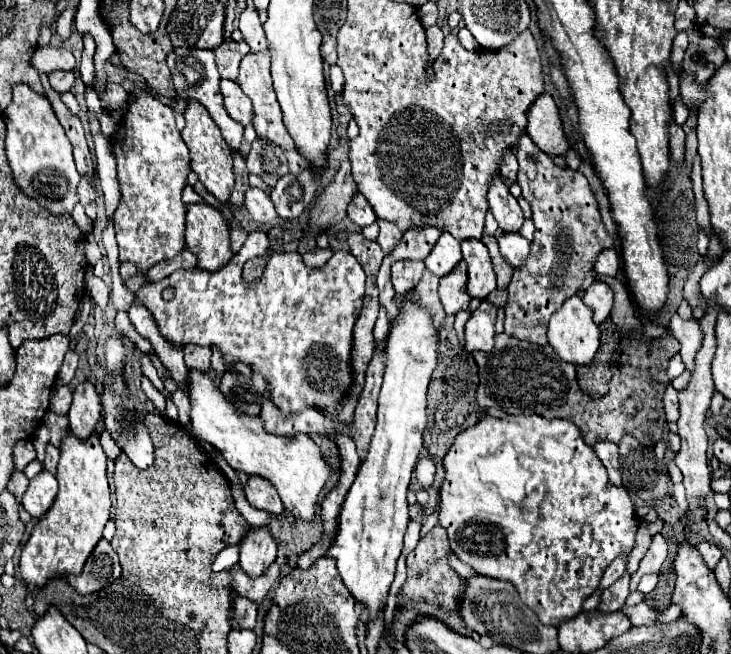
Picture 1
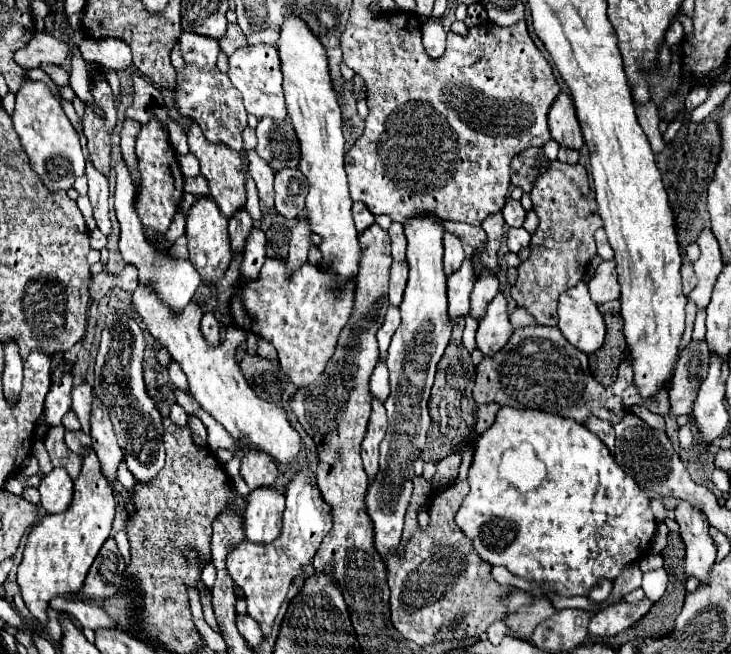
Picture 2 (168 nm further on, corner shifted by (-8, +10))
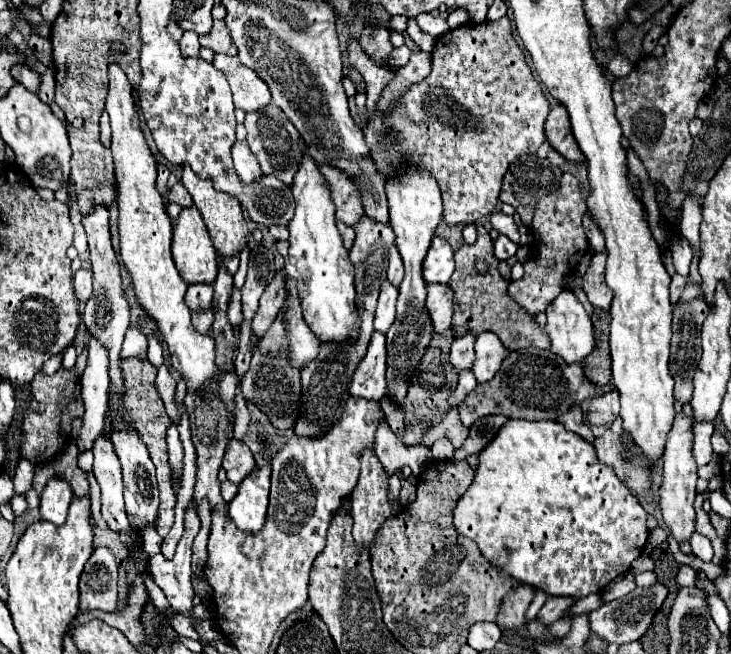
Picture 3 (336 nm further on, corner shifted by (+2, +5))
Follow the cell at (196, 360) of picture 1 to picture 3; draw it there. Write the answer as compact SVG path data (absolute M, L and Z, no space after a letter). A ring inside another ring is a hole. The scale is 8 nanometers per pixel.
M196 310L192 312L192 324L200 334L206 334L212 326L212 318L214 314L210 314L210 310Z

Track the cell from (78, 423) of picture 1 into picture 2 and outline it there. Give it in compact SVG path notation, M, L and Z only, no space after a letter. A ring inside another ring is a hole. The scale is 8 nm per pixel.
M94 399L92 411L90 411L90 439L92 439L92 447L98 455L98 459L102 463L102 471L110 483L116 479L118 463L122 459L122 451L120 451L112 431L114 429L110 423L110 415L106 413L104 405L100 405L100 401Z

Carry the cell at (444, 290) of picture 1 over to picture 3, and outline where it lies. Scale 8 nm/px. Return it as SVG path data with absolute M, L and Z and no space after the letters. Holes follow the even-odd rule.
M430 284L426 294L426 308L434 326L436 334L442 334L450 328L452 322L452 292L450 286L444 284Z

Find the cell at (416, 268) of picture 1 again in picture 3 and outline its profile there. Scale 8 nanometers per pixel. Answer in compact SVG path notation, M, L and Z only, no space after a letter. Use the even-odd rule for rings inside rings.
M386 280L380 286L380 296L378 296L378 306L376 306L376 314L374 314L374 330L380 334L386 334L388 328L394 322L394 314L396 314L396 298L398 298L398 290L394 290L394 286Z

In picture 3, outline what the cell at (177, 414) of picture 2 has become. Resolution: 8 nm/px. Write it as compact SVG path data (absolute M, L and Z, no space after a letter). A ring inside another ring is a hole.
M174 426L168 428L168 456L170 456L170 466L172 466L172 476L174 480L182 478L182 460L184 460L184 450L182 450L182 442L178 438L178 430Z

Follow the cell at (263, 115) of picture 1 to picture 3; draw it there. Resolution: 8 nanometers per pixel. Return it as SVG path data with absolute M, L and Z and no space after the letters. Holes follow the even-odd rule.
M216 54L212 64L226 76L234 94L236 108L242 108L244 112L252 112L252 110L262 110L270 104L268 86L258 78L254 70L246 68L238 60L238 56Z

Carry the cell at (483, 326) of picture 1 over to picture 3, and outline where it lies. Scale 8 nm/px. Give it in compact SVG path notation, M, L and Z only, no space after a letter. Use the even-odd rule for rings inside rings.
M482 332L476 338L476 360L472 366L472 372L478 382L490 382L494 374L500 370L502 360L506 358L506 348L492 332Z

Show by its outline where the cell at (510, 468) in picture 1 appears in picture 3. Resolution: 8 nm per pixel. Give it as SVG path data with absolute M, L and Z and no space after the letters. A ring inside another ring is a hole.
M510 418L506 422L506 426L502 426L502 430L498 432L498 436L480 452L480 464L476 470L476 478L472 482L472 486L466 490L466 494L458 500L456 508L454 508L454 526L456 532L472 538L480 552L484 554L484 558L502 568L504 576L510 576L522 584L534 586L550 596L570 596L570 598L582 598L588 594L600 594L614 578L618 578L620 574L626 574L630 570L630 564L640 556L646 538L648 538L648 528L646 528L646 510L640 506L638 498L632 496L632 492L618 480L618 476L614 474L614 470L606 464L602 464L596 458L594 446L590 442L586 442L584 438L580 438L578 434L566 430L560 422L530 422L530 420L514 420Z

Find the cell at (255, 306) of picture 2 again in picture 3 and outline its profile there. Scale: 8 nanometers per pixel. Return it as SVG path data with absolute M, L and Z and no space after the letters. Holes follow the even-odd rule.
M288 278L288 288L290 288L290 296L286 300L288 310L286 310L284 322L286 322L286 332L290 340L290 362L292 366L298 366L302 370L310 360L316 358L320 340L312 334L312 330L302 320L300 300L296 296L296 284L292 278Z

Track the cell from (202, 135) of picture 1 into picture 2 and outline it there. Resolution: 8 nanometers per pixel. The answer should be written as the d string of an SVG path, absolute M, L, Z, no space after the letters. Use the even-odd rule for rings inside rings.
M194 121L190 125L190 129L188 129L188 145L190 145L190 153L196 155L196 159L200 161L202 175L210 183L210 197L214 199L214 203L220 207L220 211L226 217L234 215L234 211L238 211L244 205L244 201L246 201L244 173L242 173L242 161L240 161L238 153L228 149L226 145L216 145L216 143L208 141L204 137L204 133L200 133L200 127Z

